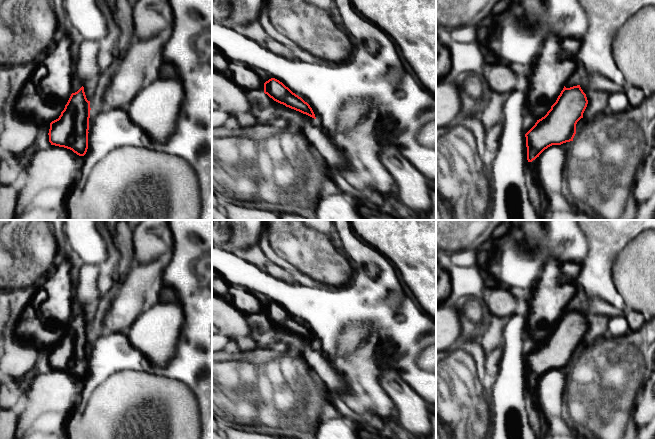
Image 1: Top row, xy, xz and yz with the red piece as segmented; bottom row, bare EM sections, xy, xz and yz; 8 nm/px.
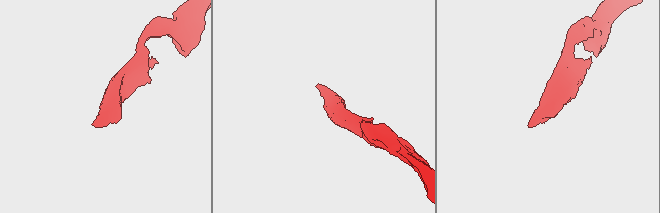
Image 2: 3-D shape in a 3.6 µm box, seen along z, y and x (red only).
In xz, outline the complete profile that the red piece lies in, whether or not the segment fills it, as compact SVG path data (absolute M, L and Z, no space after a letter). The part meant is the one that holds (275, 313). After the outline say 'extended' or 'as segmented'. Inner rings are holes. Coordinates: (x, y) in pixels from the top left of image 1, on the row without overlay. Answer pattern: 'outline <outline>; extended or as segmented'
outline M271 302L266 305L264 307L264 317L278 327L316 343L310 329L279 304Z; as segmented

